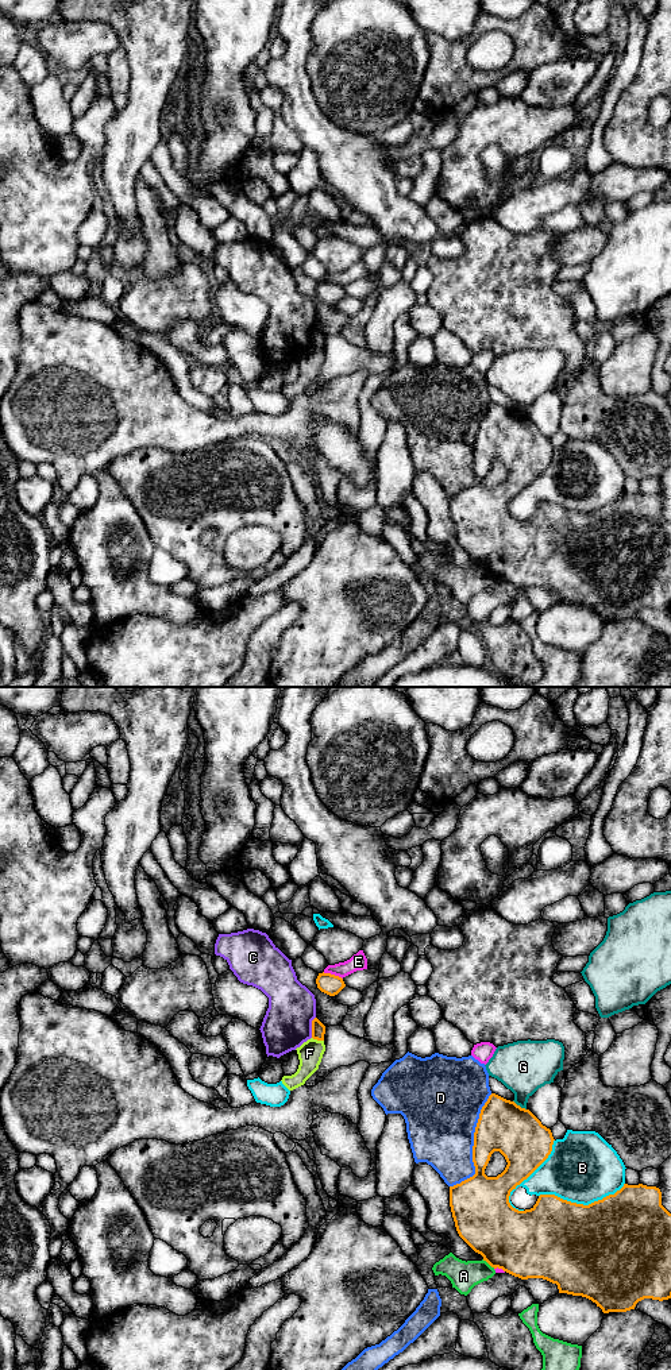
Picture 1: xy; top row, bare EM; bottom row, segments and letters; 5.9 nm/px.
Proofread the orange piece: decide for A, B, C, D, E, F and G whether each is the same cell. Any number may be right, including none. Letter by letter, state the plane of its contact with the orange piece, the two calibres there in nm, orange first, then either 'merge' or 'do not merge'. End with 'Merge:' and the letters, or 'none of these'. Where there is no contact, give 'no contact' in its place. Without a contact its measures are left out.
A: contact in xy; calibres 400 and 170 nm; do not merge
B: contact in xy; calibres 500 and 420 nm; do not merge
C: contact in xy; calibres 80 and 280 nm; do not merge
D: contact in xy; calibres 300 and 420 nm; do not merge
E: contact in xy; calibres 120 and 100 nm; do not merge
F: contact in xy; calibres 80 and 140 nm; do not merge
G: contact in xy; calibres 300 and 320 nm; do not merge
Merge: none of these

